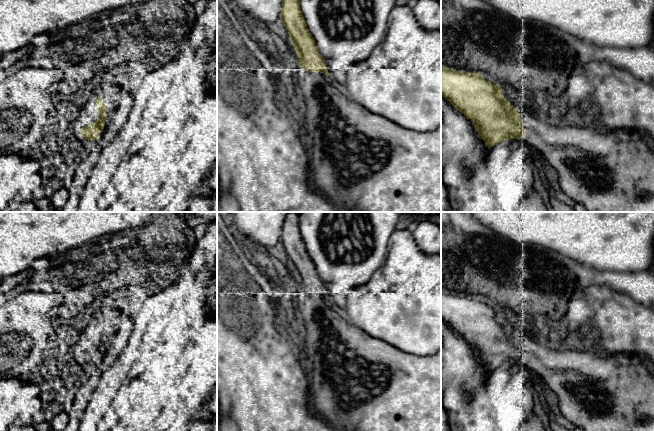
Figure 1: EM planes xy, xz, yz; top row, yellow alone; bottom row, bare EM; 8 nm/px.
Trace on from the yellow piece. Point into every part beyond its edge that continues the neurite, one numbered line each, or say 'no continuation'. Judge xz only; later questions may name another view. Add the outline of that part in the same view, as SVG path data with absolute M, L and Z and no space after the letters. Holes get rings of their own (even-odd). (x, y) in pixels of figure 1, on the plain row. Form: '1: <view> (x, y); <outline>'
1: xz (356, 382); M298 293L294 310L299 320L298 348L309 379L310 401L308 406L312 412L325 419L336 431L441 431L441 350L429 356L407 354L386 341L373 338L353 326L333 311L330 308L329 301L320 296Z

